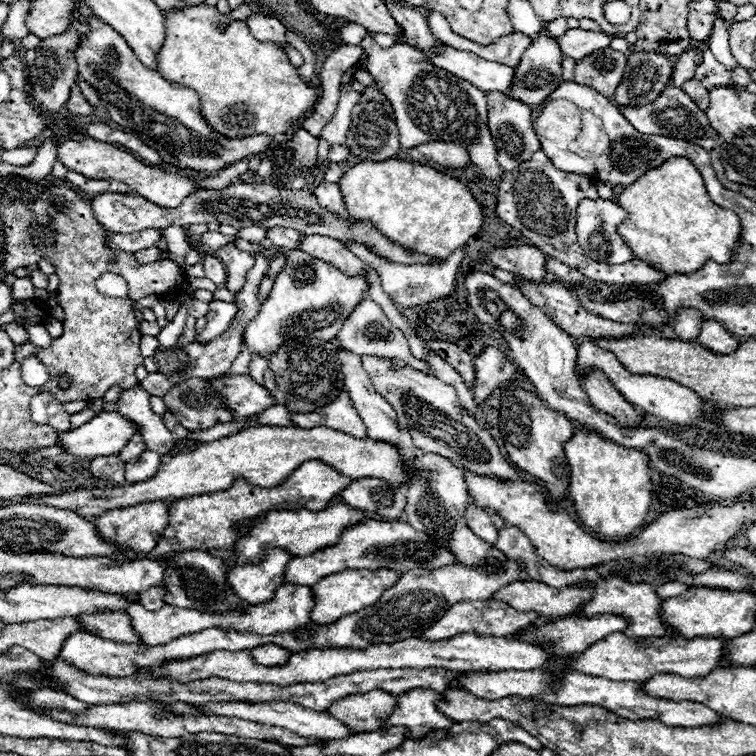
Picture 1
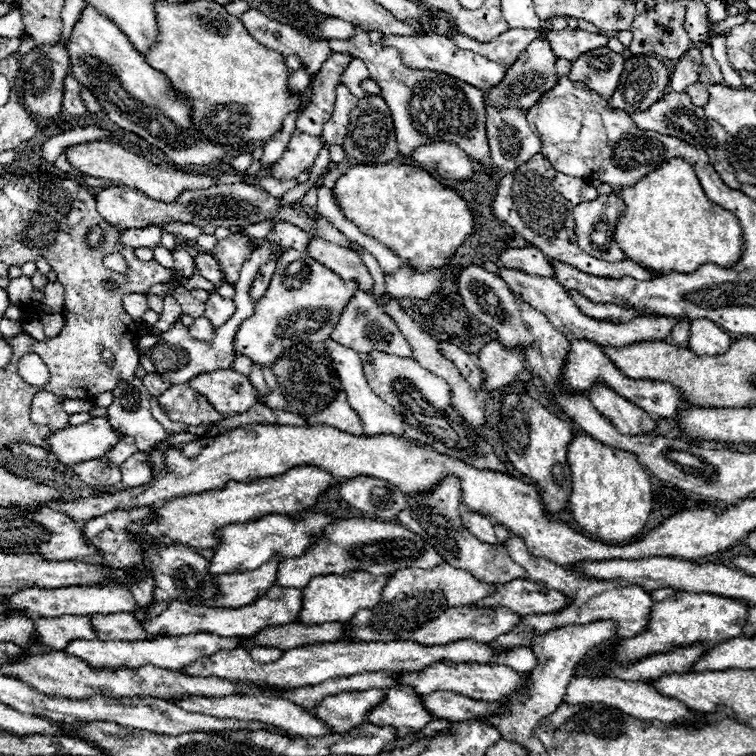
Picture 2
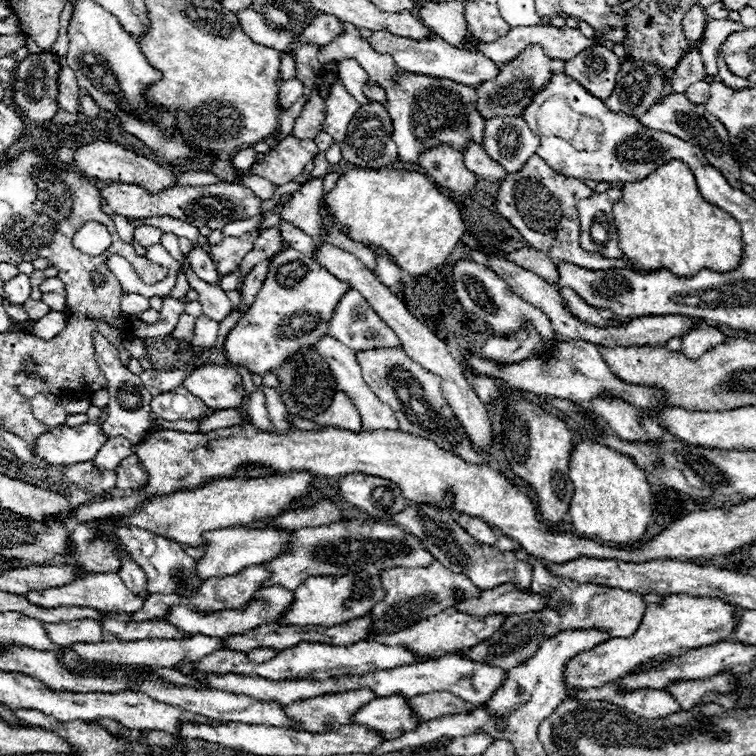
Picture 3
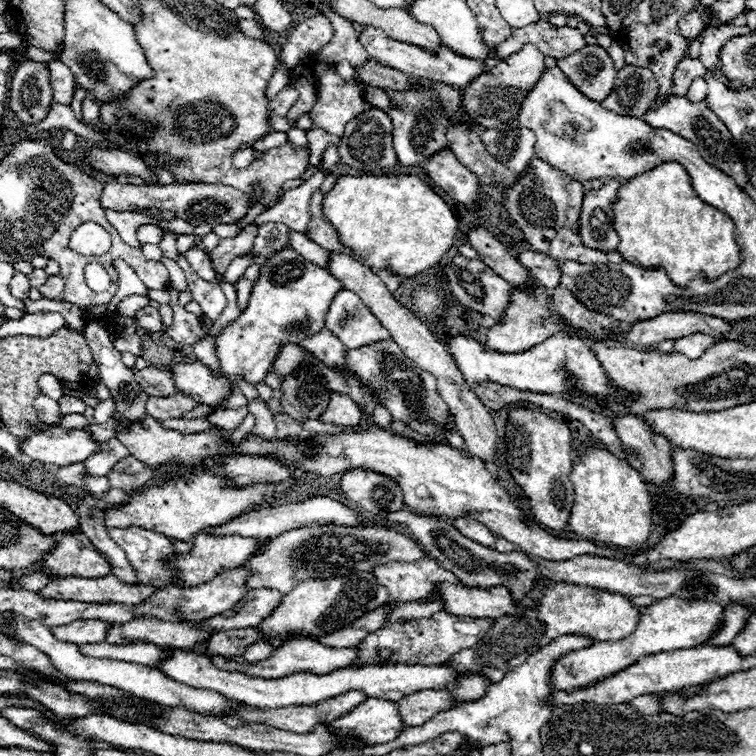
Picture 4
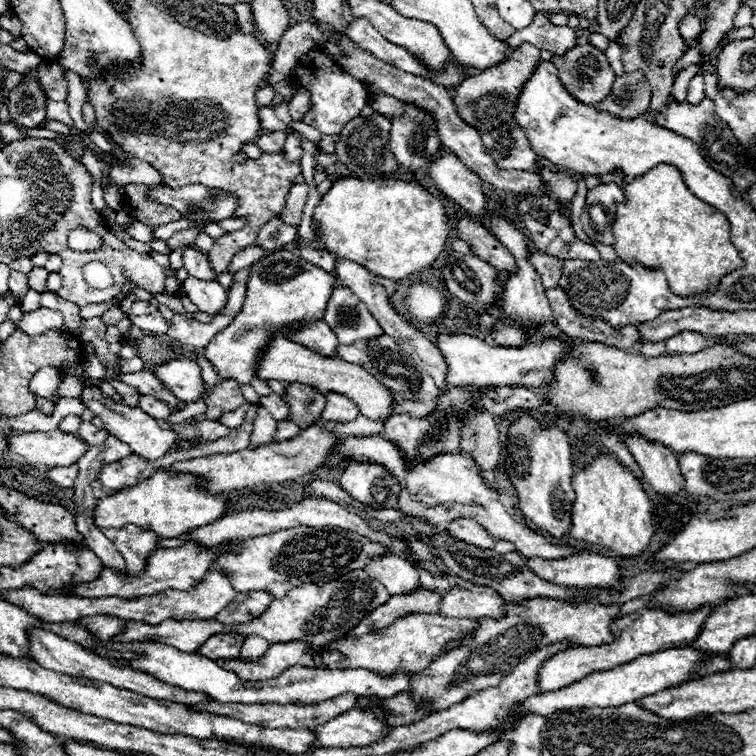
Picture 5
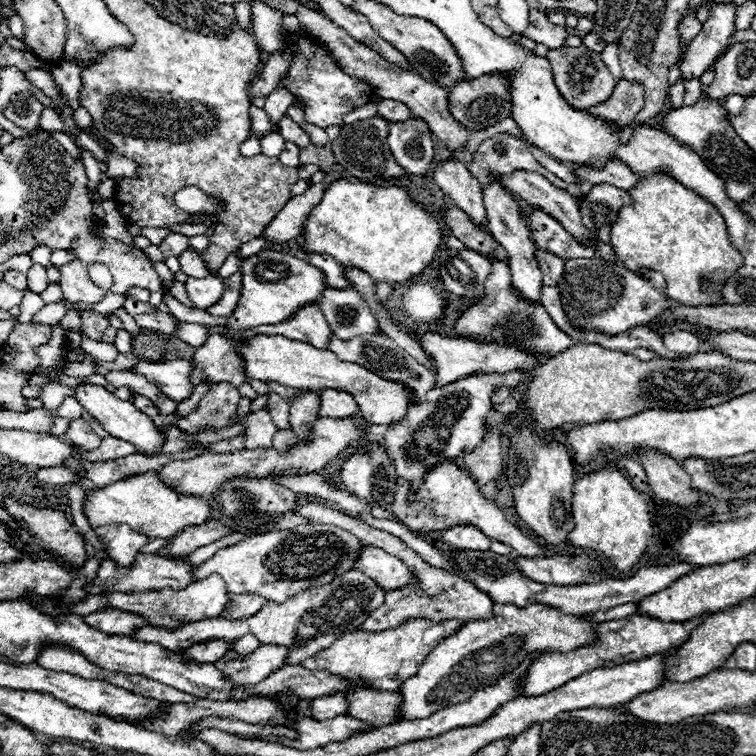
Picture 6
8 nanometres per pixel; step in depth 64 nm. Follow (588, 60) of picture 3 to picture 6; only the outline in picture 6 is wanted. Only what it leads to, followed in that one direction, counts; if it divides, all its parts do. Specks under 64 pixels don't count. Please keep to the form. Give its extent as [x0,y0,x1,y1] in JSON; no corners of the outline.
[546,46,618,110]

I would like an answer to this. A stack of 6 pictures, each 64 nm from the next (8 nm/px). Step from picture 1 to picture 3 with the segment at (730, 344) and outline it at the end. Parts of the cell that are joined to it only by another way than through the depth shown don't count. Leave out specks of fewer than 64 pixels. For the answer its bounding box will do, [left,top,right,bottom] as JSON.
[680,326,724,360]

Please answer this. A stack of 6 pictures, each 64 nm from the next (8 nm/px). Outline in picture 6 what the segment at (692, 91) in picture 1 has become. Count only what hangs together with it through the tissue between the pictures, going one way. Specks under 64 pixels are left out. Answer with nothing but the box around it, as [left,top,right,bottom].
[684,78,702,106]

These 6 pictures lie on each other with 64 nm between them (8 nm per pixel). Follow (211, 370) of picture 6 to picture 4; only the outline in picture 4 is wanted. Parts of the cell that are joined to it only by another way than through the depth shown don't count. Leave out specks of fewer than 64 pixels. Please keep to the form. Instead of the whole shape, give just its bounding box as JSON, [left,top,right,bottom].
[214,248,342,384]

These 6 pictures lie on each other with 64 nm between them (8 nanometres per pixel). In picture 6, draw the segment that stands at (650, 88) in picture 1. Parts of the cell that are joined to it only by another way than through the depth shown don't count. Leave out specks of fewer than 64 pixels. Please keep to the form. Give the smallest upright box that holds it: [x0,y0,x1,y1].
[588,80,644,128]

